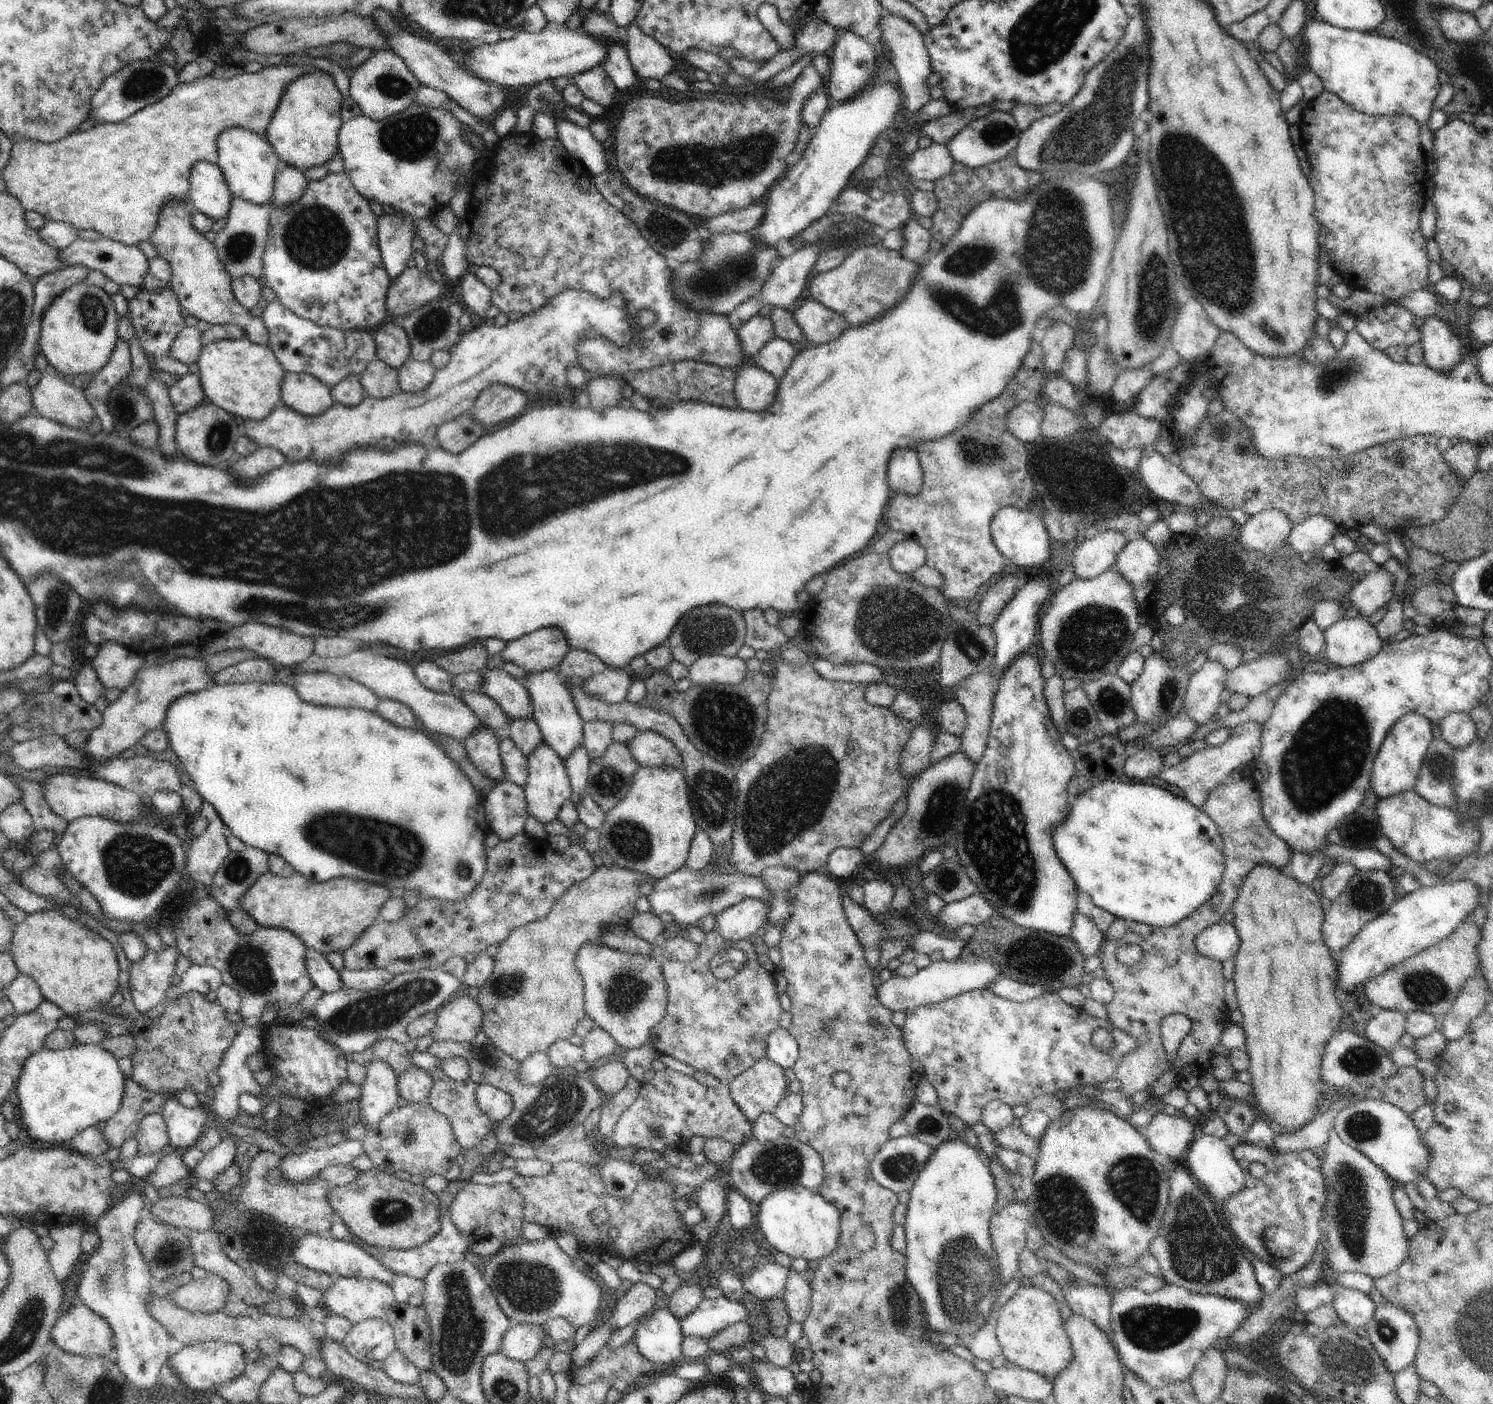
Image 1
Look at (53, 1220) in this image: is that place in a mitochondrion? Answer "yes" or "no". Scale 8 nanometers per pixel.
no

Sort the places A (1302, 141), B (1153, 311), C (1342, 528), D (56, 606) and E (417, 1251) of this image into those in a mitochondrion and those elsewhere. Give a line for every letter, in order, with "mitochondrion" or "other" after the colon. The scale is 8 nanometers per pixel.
A: other
B: mitochondrion
C: other
D: mitochondrion
E: other

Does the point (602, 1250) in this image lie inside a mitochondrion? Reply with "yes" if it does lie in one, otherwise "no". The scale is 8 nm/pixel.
no

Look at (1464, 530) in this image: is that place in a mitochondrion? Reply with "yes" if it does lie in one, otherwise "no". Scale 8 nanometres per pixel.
no

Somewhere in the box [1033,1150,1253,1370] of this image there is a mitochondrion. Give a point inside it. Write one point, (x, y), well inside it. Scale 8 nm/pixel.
(1194, 1248)

